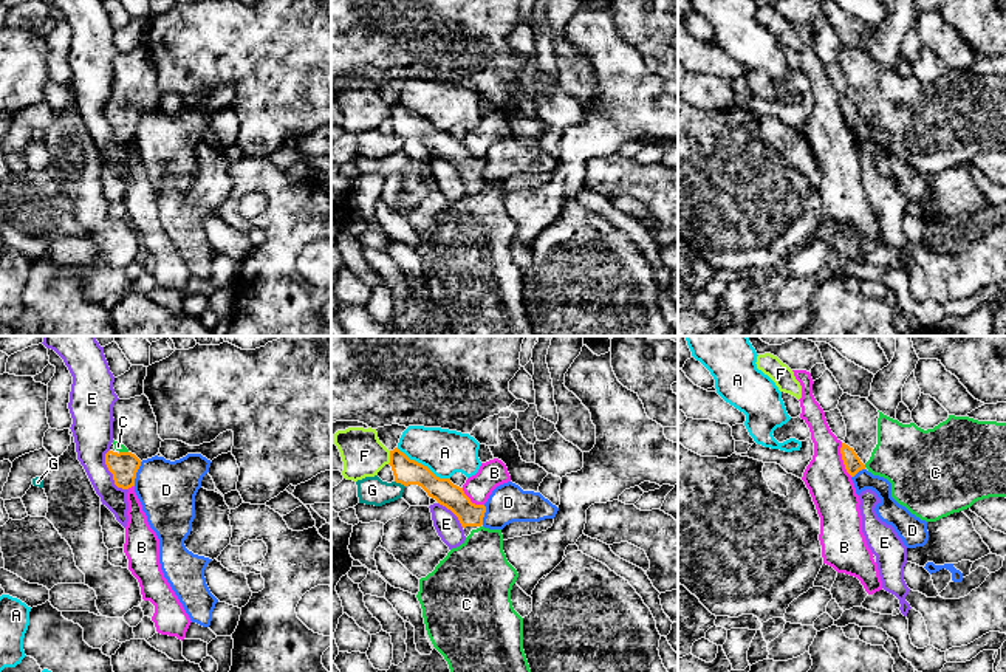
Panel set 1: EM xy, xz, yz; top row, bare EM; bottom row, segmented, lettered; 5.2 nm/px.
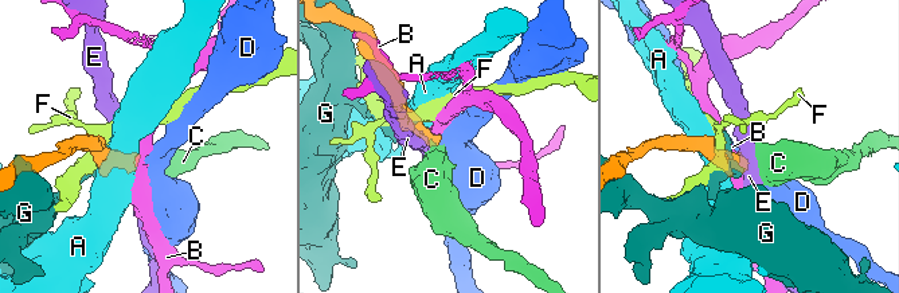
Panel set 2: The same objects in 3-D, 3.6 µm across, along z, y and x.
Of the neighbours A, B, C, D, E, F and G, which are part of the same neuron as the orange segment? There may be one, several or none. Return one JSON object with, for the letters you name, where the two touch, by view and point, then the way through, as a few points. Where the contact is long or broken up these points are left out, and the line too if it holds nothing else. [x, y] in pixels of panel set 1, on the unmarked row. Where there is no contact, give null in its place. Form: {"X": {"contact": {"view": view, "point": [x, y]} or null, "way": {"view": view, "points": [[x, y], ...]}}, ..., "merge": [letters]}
{"C": {"contact": {"view": "xy", "point": [124, 106]}, "way": {"view": "xy", "points": [[124, 118], [124, 106], [118, 99]]}}, "merge": ["C"]}

